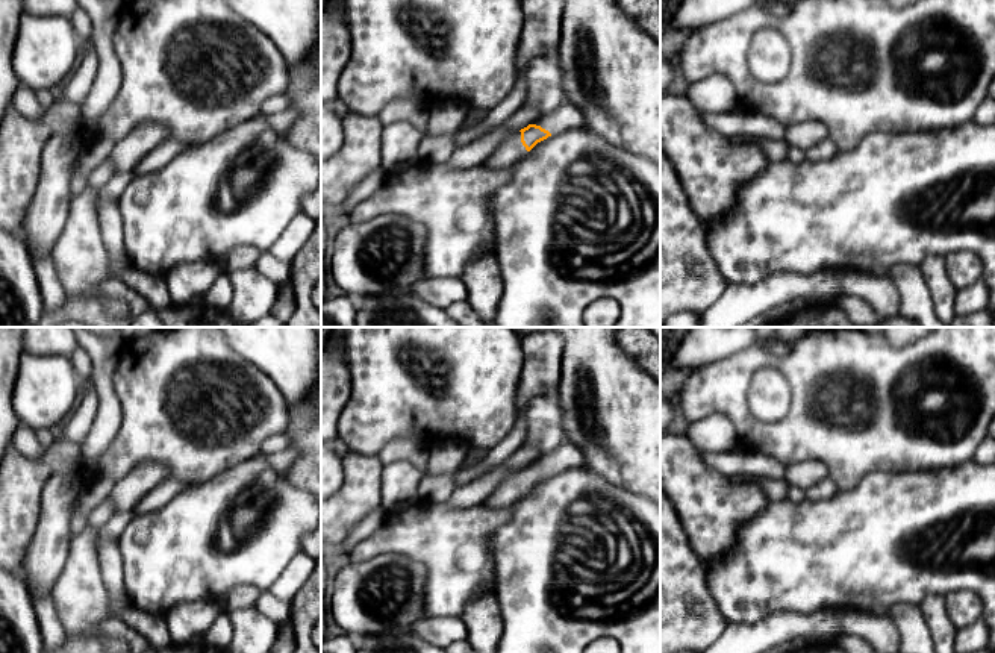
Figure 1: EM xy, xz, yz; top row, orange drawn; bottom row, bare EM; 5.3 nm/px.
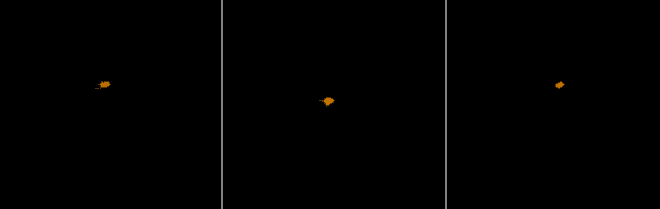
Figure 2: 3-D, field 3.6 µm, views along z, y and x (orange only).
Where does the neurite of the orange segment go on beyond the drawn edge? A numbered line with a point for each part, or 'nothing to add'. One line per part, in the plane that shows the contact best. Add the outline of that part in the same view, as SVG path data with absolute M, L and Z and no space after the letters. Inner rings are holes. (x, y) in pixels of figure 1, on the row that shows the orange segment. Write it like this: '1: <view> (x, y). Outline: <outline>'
1: xz (567, 115). Outline: M566 102L557 111L538 118L533 124L554 135L565 129L585 126L585 115L579 108Z
2: xz (511, 150). Outline: M518 130L495 150L495 153L485 162L483 167L491 170L510 168L526 153L527 150L521 142L521 132Z

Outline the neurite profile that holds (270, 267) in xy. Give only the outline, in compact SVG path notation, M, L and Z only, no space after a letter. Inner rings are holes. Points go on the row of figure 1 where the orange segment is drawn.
M270 252L259 256L254 268L279 286L291 279L291 264L279 261Z

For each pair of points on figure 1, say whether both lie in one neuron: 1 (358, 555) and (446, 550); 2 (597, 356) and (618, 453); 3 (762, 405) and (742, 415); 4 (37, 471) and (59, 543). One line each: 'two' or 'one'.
1: one
2: one
3: two
4: two

